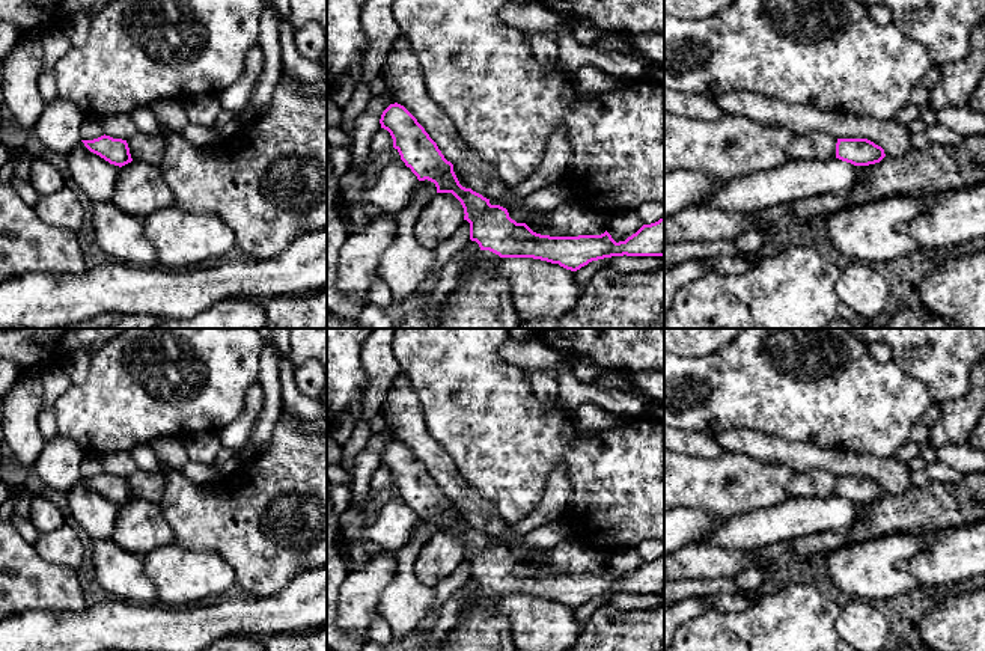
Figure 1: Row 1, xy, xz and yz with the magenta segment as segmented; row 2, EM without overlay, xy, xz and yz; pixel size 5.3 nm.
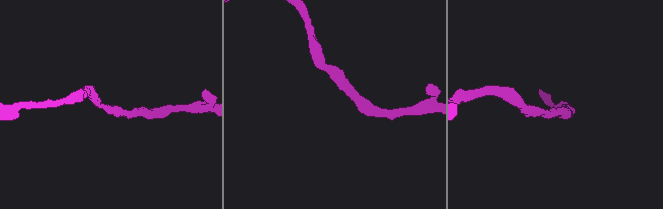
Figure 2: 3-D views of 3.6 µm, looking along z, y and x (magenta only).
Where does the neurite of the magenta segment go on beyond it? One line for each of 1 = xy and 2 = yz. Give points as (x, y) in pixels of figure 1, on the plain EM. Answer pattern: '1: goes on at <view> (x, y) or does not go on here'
1: does not go on here
2: does not go on here

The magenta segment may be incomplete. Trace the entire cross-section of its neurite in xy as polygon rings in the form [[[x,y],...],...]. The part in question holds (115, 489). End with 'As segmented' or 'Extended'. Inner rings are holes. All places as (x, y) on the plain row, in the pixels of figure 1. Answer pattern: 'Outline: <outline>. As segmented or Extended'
Outline: [[[101,473],[93,478],[81,478],[84,484],[114,503],[125,503],[133,499],[127,478]]]. As segmented

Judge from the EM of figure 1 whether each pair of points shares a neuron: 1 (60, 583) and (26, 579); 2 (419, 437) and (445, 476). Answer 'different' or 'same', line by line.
1: same
2: same

